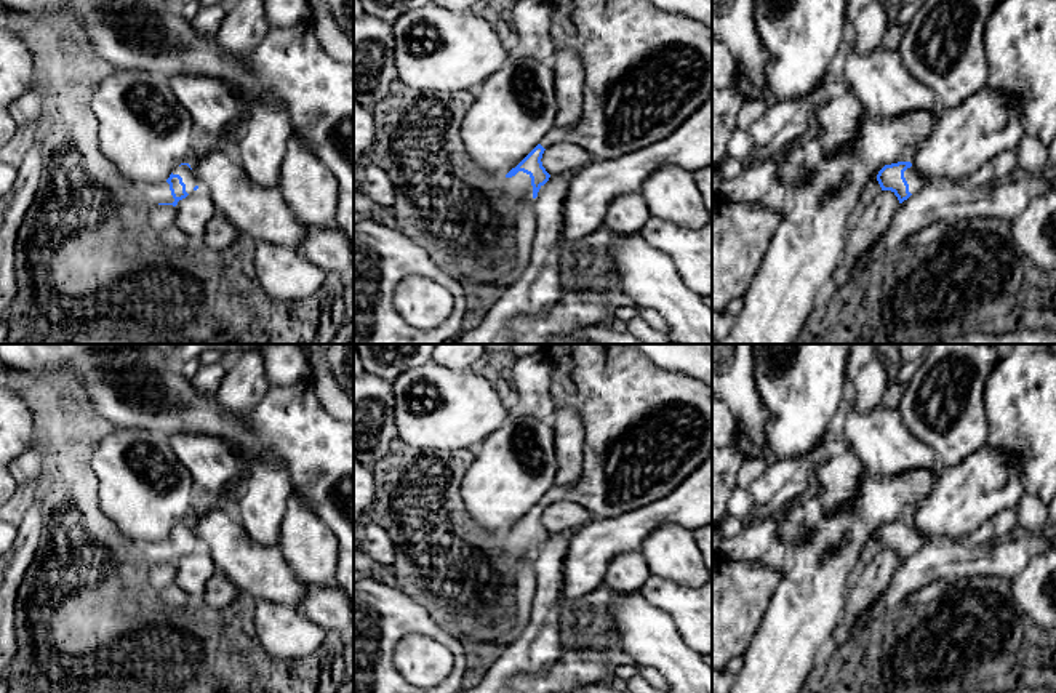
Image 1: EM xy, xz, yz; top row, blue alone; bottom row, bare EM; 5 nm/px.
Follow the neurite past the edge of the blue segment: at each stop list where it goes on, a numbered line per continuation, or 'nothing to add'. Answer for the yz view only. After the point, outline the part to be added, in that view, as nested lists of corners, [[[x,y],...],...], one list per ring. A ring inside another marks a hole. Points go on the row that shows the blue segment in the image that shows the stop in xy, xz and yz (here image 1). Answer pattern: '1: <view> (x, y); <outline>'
1: yz (916, 181); [[[914,165],[904,171],[904,178],[909,184],[910,194],[918,192],[928,184],[928,181],[914,168]]]
2: yz (872, 188); [[[877,171],[877,174],[878,174],[878,171]],[[877,174],[874,178],[870,178],[870,181],[867,182],[867,186],[862,190],[862,206],[870,203],[877,197],[877,194],[882,190],[882,187],[877,181]]]

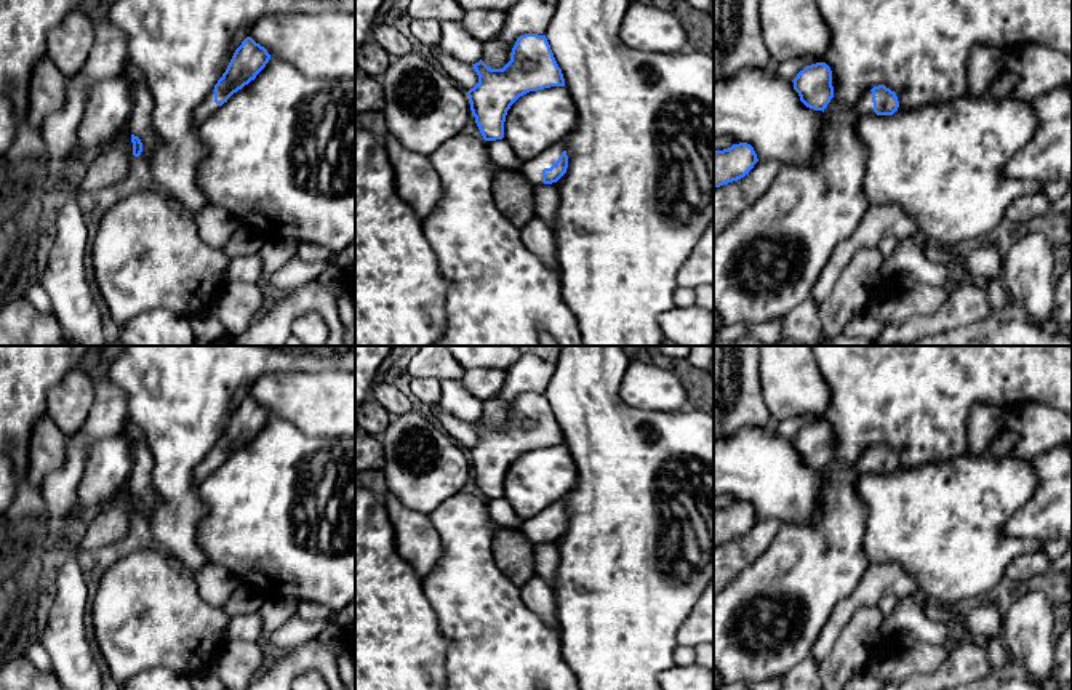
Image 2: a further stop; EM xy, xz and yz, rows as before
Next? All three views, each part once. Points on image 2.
1: xz (532, 170); [[[565,139],[554,142],[534,158],[526,160],[518,170],[533,186],[542,184],[542,170],[550,168],[565,150]]]

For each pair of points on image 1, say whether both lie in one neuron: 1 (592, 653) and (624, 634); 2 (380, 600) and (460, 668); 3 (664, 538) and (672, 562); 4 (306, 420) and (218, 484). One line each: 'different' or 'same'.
1: different
2: same
3: same
4: different

